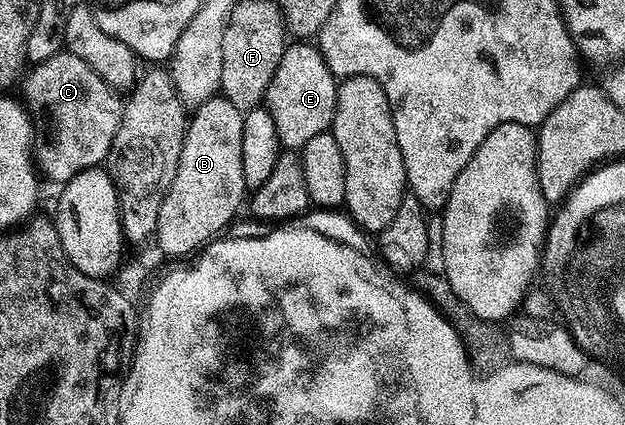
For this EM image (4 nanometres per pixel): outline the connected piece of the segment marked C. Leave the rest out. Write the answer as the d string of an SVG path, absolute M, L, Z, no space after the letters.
M66 51L39 65L31 65L22 81L26 104L32 110L39 109L39 117L43 120L37 141L37 165L42 176L46 180L48 177L51 181L66 183L81 171L102 166L123 114L124 98L117 89L97 75L85 59L77 59L77 55Z

